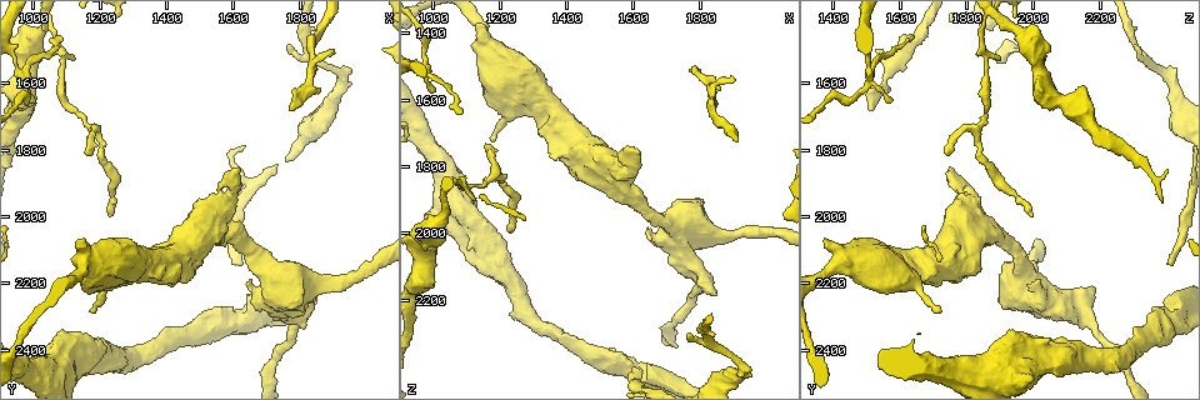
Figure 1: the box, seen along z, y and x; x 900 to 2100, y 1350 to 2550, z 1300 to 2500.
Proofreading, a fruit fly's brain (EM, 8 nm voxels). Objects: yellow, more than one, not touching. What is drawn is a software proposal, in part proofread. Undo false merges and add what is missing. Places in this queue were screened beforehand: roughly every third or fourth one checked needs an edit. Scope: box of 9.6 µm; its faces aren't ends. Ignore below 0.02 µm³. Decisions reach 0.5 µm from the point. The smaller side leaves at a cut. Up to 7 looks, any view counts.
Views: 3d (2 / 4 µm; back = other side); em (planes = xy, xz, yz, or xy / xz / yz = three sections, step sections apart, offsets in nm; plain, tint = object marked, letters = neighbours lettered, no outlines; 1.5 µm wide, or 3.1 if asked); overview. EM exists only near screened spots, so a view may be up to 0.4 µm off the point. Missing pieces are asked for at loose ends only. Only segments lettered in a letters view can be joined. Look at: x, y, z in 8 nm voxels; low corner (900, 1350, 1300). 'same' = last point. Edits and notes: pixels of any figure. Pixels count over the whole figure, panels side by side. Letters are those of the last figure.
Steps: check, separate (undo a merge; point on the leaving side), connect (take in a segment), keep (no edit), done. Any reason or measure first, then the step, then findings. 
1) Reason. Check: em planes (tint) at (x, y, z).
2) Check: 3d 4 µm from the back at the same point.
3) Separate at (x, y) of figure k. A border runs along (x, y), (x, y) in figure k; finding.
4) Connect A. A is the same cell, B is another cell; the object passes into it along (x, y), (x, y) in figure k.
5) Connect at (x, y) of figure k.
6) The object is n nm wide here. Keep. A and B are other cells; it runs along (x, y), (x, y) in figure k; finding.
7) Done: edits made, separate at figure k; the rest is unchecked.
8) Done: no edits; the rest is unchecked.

Tapers out. Check: em planes (tint) at (1160, 1810, 1740).

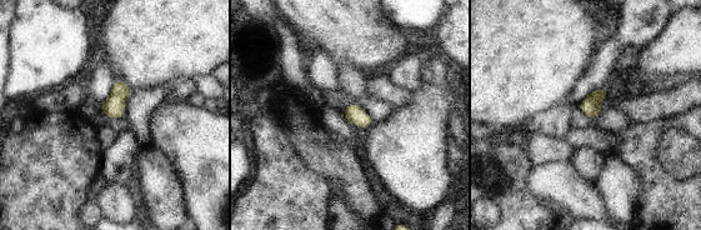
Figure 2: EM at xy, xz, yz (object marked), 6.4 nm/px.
Check: em planes (letters) at the same point.

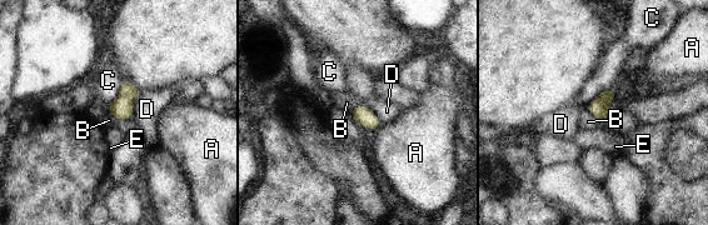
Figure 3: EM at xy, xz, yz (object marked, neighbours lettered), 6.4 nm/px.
Keep. A, B, C, D and E are other cells; none of them fits.

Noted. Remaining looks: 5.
Abrupt turn. Check: em yz step 8 (letters) at (980, 1590, 1510).

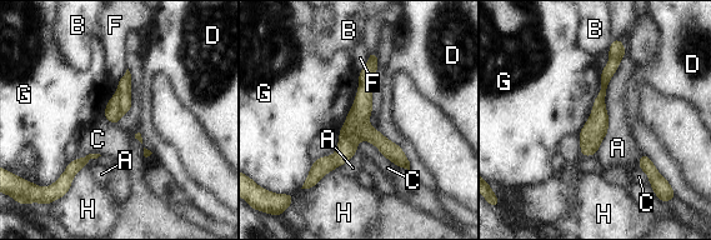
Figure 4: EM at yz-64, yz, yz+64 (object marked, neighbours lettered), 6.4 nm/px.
Separate at (125, 80) of figure 4. A, B, C, D, F, G and H are other cells; a border runs along (118, 89), (121, 114) in figure 4; two cells meet here.

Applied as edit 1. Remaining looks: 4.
Done: edits made, separate at figure 4; the rest is unchecked.

